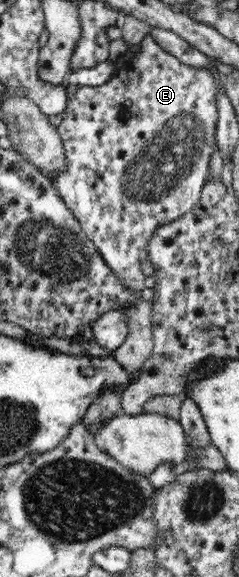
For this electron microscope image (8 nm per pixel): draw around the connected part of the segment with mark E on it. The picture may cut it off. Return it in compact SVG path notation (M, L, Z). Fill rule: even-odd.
M149 35L140 42L138 52L127 50L123 54L124 56L115 63L116 67L112 78L95 87L80 87L79 90L76 90L74 98L69 100L66 111L61 114L62 122L55 127L62 139L63 148L65 148L66 166L65 171L58 174L58 178L51 178L51 183L57 190L59 197L62 198L70 212L75 216L75 219L81 224L86 239L95 245L101 257L118 275L122 283L139 293L144 288L144 279L147 277L142 271L142 264L148 260L148 246L152 234L159 226L174 222L174 220L188 214L190 210L198 205L203 186L208 181L208 168L210 168L208 164L210 164L210 158L212 158L212 152L214 152L215 132L219 119L219 113L217 112L218 94L216 91L218 90L218 81L214 79L214 75L208 69L182 64L173 54L158 46Z

